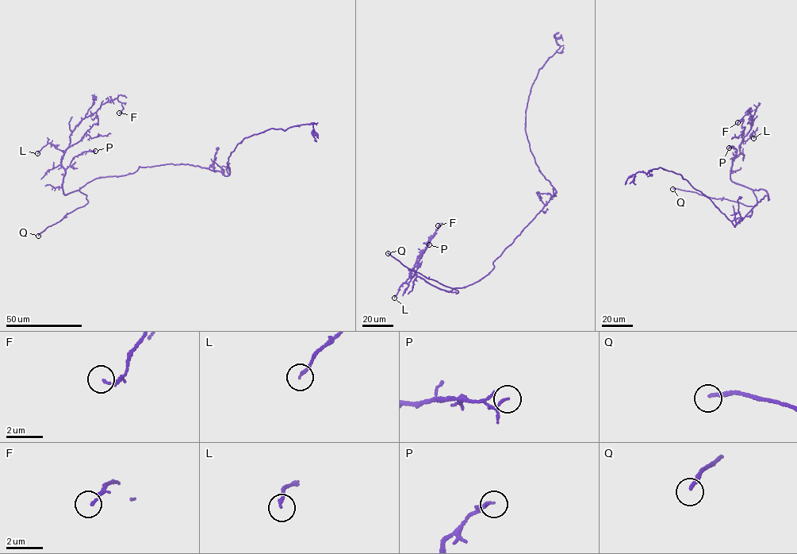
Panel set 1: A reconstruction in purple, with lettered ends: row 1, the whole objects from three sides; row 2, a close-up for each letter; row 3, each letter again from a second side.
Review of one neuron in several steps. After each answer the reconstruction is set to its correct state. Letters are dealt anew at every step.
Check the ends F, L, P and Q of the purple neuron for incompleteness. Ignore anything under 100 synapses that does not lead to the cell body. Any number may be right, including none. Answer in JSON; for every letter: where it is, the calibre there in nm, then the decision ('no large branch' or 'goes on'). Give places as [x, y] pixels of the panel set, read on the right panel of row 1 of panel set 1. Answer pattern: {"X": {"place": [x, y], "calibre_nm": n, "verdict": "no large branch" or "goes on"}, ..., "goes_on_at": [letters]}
{"F": {"place": [737, 122], "calibre_nm": 130, "verdict": "no large branch"}, "L": {"place": [753, 138], "calibre_nm": 140, "verdict": "no large branch"}, "P": {"place": [729, 148], "calibre_nm": 100, "verdict": "no large branch"}, "Q": {"place": [672, 189], "calibre_nm": 200, "verdict": "goes on"}, "goes_on_at": ["Q"]}

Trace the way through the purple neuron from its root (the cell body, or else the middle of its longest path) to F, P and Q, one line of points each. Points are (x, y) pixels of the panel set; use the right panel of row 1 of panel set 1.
F: (760, 200), (768, 199), (764, 189), (730, 178), (732, 160), (751, 127), (750, 113), (737, 122)
P: (760, 200), (767, 195), (768, 199), (764, 189), (732, 181), (737, 150), (729, 148)
Q: (760, 200), (767, 195), (768, 199), (767, 192), (760, 188), (753, 190), (757, 201), (752, 206), (672, 189)

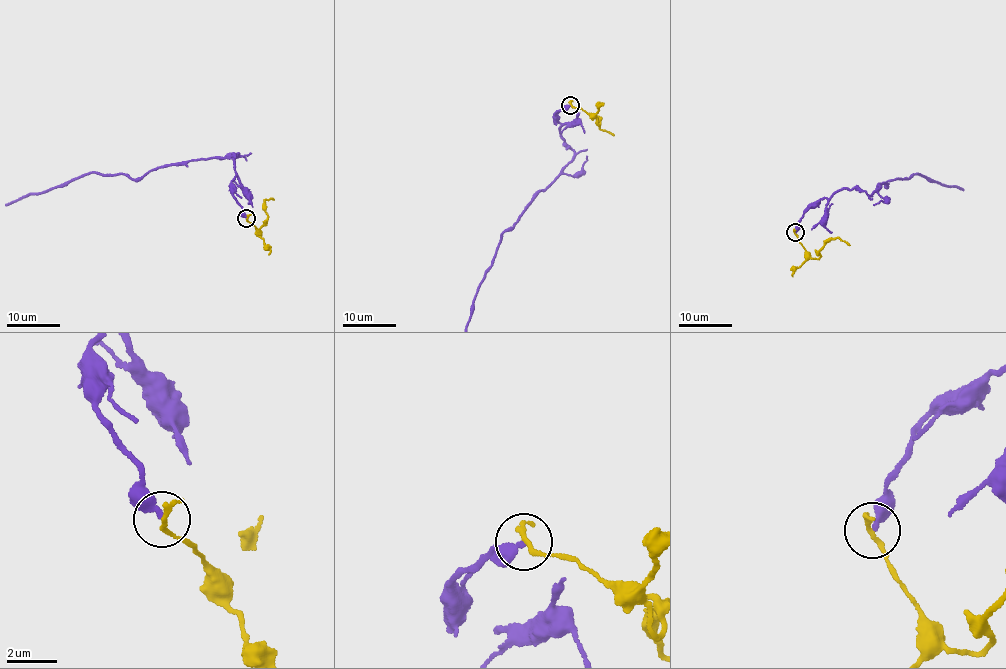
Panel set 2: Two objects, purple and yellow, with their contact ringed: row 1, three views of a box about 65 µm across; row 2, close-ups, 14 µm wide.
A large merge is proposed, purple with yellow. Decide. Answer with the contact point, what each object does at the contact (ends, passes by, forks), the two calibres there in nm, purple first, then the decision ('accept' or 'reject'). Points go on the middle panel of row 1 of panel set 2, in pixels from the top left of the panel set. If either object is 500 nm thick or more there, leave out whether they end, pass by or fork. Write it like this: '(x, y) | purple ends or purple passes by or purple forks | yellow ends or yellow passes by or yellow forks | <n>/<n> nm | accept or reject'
(570, 105) | purple ends | yellow passes by | 320/180 nm | reject

